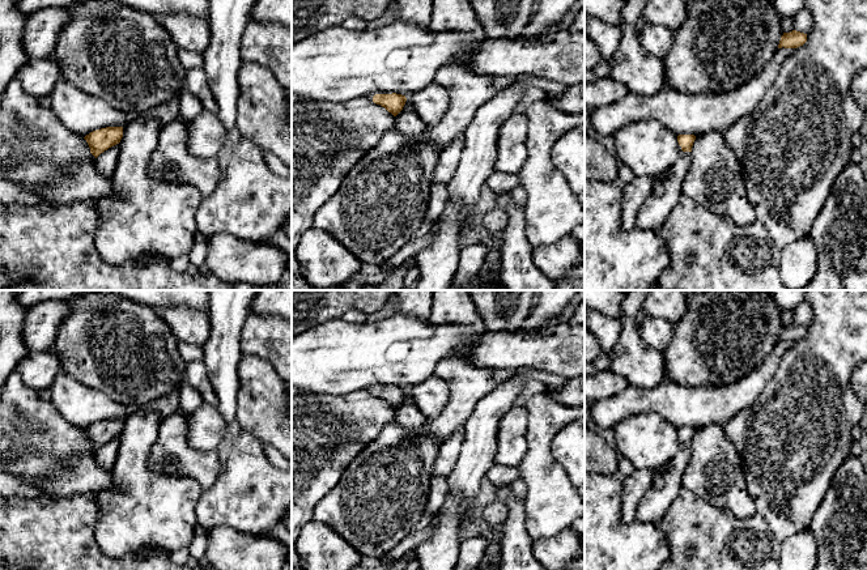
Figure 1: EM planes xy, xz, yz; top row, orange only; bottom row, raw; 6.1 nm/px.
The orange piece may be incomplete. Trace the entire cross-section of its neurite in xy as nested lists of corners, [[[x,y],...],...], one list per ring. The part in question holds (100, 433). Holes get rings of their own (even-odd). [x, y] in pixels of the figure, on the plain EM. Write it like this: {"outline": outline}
{"outline": [[[106,420],[90,425],[84,431],[86,433],[90,446],[97,451],[109,441],[120,435],[123,430],[123,420]]]}

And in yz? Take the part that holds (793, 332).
{"outline": [[[792,323],[790,326],[783,326],[781,329],[778,341],[798,341],[807,335],[807,327]]]}

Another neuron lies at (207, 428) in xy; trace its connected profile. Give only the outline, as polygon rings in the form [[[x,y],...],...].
[[[203,404],[187,417],[188,444],[197,451],[217,451],[228,424],[217,405]]]

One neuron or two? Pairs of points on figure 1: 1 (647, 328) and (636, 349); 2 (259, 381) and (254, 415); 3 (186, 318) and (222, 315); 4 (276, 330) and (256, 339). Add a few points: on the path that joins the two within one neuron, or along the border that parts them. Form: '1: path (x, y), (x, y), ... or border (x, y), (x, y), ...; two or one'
1: border (641, 314), (638, 319), (640, 336), (662, 353); two
2: path (259, 388), (259, 407); one
3: border (205, 314), (209, 322), (209, 335), (202, 345); two
4: path (271, 335), (262, 337); one

